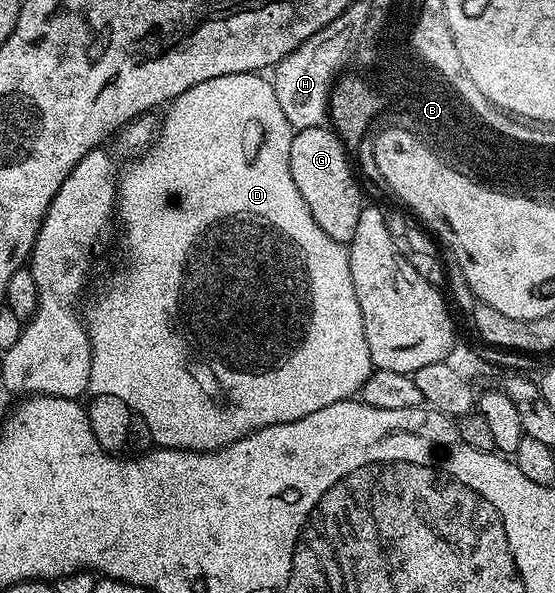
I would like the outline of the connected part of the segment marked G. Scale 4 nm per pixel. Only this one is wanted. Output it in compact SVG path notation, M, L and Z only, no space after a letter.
M330 127L300 128L292 135L289 170L293 174L293 182L297 182L297 190L301 190L301 198L305 198L309 214L313 214L313 222L317 222L317 226L321 226L329 238L344 246L350 245L357 231L357 218L361 218L361 210L365 207L363 192L355 181L351 166L353 160L349 149Z

